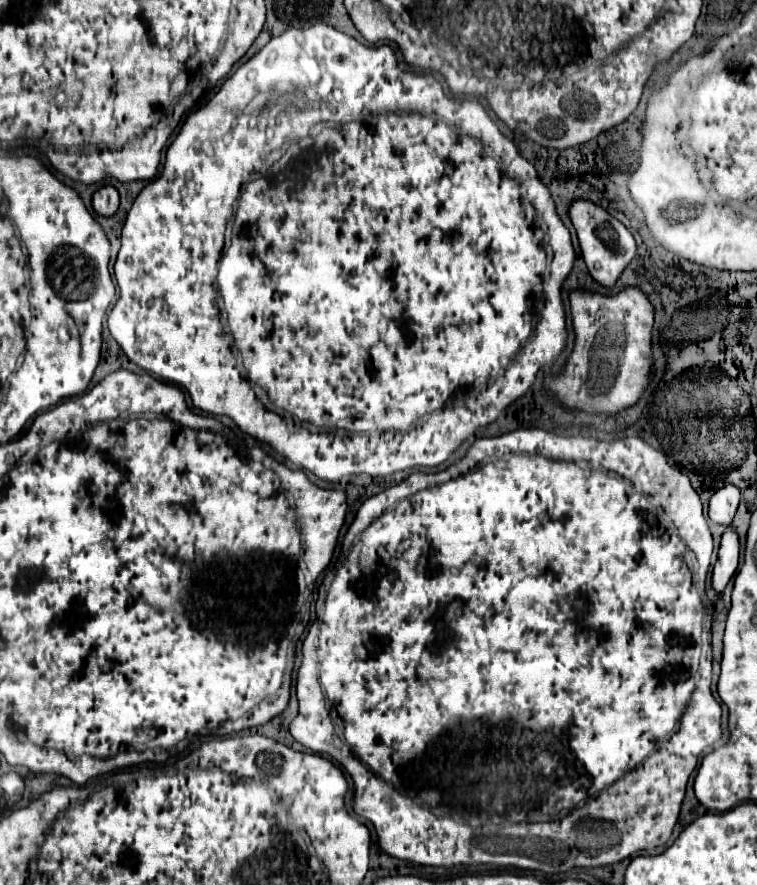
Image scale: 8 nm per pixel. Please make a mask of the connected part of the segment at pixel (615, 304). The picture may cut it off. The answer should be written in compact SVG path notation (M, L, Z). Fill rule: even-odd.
M625 288L617 296L601 296L587 292L571 292L571 314L575 328L575 348L567 360L565 372L549 380L557 400L569 408L579 408L591 414L615 414L633 406L649 382L651 366L651 328L653 306L637 288Z

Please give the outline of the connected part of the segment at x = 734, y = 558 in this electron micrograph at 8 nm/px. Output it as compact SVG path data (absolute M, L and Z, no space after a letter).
M725 526L725 532L721 536L721 548L719 548L719 556L717 556L717 564L713 568L713 588L721 594L729 582L729 578L735 574L737 570L737 562L739 562L739 534L733 526Z

